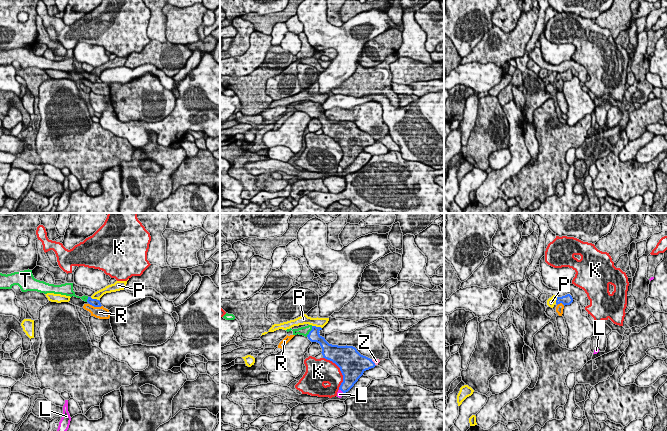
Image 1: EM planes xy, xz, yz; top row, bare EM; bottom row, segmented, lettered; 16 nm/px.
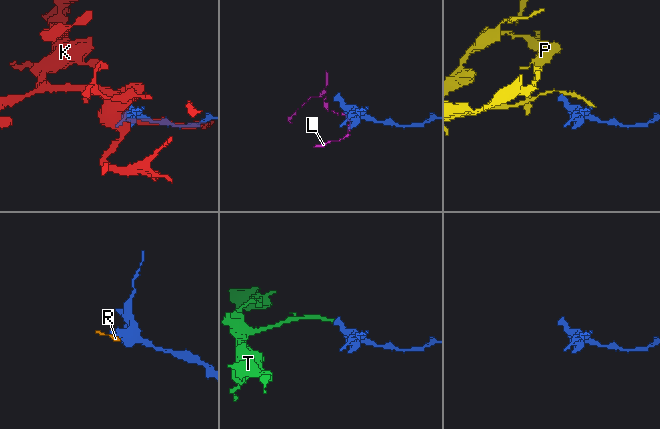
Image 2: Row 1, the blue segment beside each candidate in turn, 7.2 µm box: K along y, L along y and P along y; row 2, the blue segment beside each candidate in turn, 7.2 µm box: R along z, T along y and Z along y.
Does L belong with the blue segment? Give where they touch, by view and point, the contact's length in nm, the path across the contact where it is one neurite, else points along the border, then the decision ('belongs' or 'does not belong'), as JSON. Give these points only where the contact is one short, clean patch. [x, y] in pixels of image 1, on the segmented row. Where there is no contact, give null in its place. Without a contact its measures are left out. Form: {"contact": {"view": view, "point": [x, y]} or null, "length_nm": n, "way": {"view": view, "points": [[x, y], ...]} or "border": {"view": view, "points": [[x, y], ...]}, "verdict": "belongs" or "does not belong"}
{"contact": {"view": "xz", "point": [341, 390]}, "length_nm": 110, "verdict": "does not belong"}

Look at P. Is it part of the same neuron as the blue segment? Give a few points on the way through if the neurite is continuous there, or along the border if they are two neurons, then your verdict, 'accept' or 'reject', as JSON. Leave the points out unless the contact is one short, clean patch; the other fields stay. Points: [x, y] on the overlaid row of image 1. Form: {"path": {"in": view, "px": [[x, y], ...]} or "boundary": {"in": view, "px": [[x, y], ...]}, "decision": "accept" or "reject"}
{"boundary": {"in": "xz", "px": [[312, 325], [321, 328]]}, "decision": "reject"}

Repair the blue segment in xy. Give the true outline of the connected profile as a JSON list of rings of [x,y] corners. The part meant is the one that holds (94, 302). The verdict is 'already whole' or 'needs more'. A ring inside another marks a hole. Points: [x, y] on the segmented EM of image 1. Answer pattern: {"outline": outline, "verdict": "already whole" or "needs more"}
{"outline": [[[24,270],[24,271],[20,271],[20,272],[14,272],[11,274],[2,274],[0,273],[0,289],[11,289],[14,285],[18,285],[21,289],[22,292],[27,292],[27,291],[37,291],[40,293],[54,293],[54,294],[61,294],[61,295],[66,295],[66,296],[74,296],[77,298],[81,298],[83,301],[88,302],[90,305],[94,306],[94,307],[101,307],[101,303],[99,300],[97,299],[92,299],[91,297],[88,296],[76,296],[75,292],[73,291],[73,283],[65,283],[65,284],[61,284],[61,285],[54,285],[54,284],[49,284],[46,283],[44,281],[40,281],[34,278],[33,274],[32,274],[32,270]]], "verdict": "needs more"}

